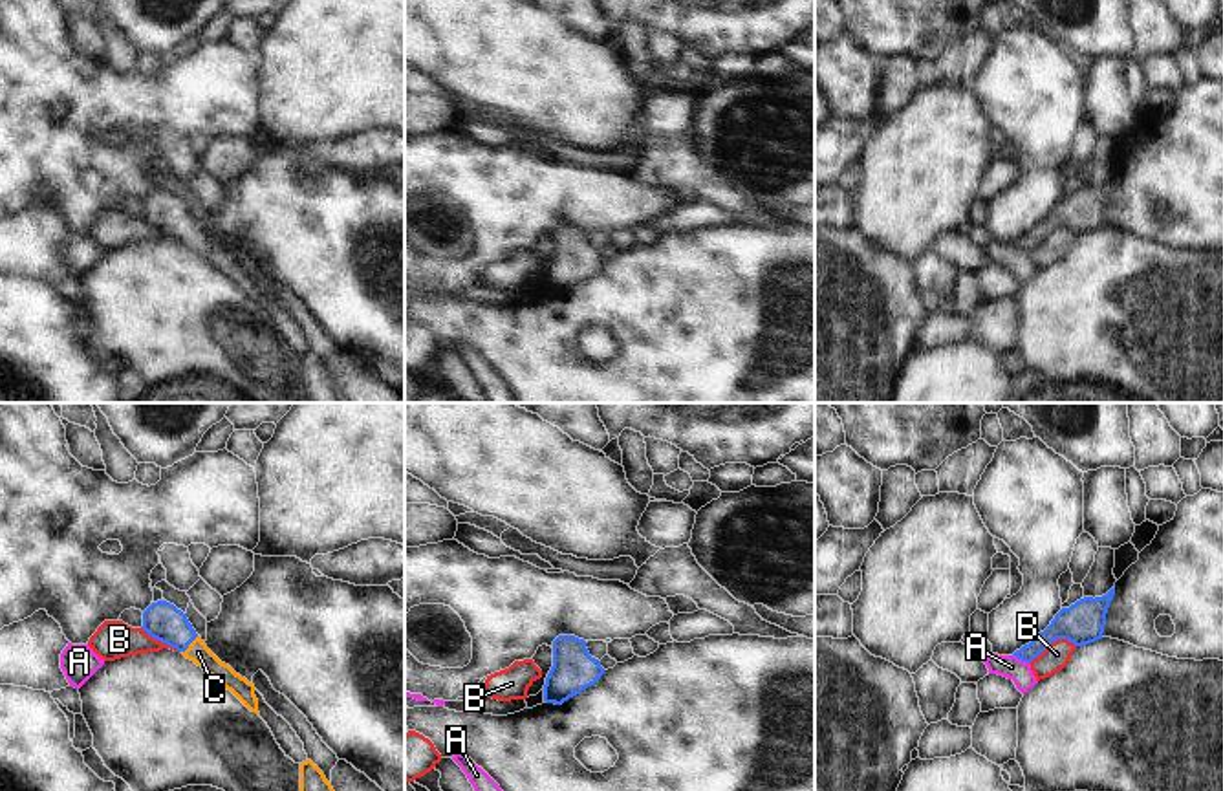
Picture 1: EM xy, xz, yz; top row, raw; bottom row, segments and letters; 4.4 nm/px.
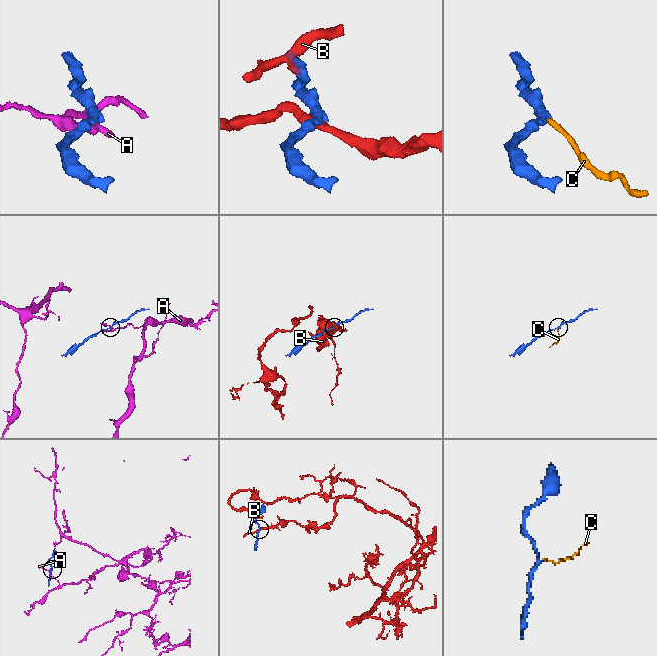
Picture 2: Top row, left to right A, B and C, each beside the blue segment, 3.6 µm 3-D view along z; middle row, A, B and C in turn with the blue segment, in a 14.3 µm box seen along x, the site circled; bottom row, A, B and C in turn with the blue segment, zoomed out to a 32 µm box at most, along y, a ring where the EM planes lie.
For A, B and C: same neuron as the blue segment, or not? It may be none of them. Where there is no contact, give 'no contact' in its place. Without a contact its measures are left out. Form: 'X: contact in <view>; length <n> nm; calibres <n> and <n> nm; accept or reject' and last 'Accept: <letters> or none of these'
A: contact in yz; length 80 nm; calibres 130 and 100 nm; reject
B: contact in yz; length 220 nm; calibres 190 and 110 nm; reject
C: contact in xy; length 110 nm; calibres 170 and 90 nm; accept
Accept: C

